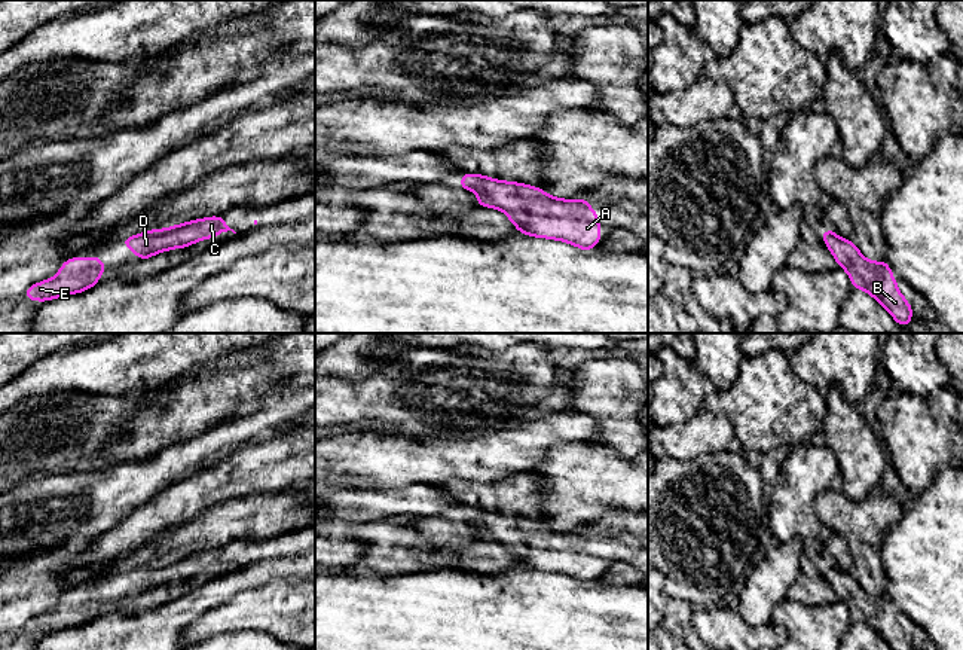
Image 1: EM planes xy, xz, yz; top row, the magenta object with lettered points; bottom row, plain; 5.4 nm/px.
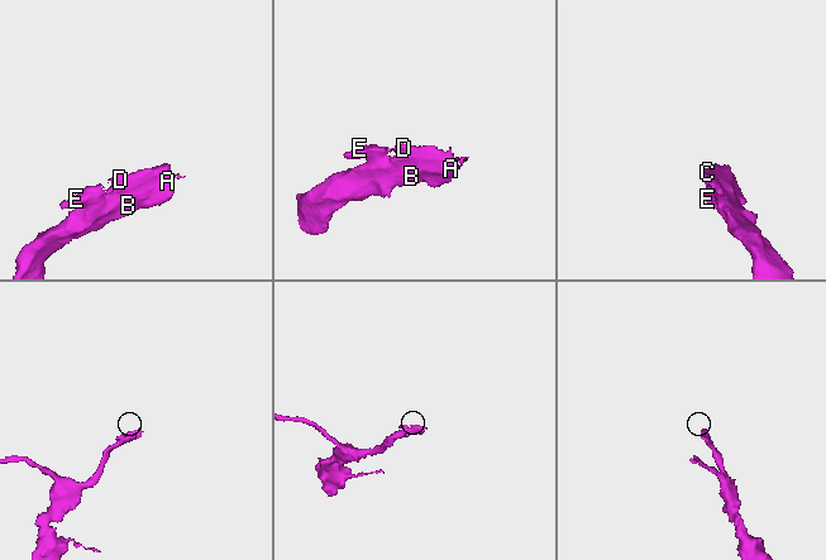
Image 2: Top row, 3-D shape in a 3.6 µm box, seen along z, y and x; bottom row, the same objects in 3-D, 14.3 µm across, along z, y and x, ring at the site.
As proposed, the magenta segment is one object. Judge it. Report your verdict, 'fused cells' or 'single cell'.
fused cells

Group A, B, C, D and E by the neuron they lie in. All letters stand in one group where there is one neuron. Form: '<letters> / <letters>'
A B C / D E

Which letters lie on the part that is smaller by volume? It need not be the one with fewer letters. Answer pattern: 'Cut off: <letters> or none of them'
Cut off: D, E

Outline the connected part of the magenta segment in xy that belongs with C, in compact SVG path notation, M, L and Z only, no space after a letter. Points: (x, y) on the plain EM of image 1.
M214 549L214 550L204 550L199 553L192 553L192 555L184 555L181 558L175 558L166 562L166 568L163 570L163 583L172 583L172 582L183 582L189 580L198 574L207 573L207 571L215 571L218 565L227 565L232 564L236 567L233 562L230 562L226 556L226 553L221 549Z

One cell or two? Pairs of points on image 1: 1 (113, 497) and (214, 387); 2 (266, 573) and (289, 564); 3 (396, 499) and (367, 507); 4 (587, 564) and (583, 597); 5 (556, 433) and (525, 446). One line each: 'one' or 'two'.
1: two
2: one
3: one
4: two
5: one

